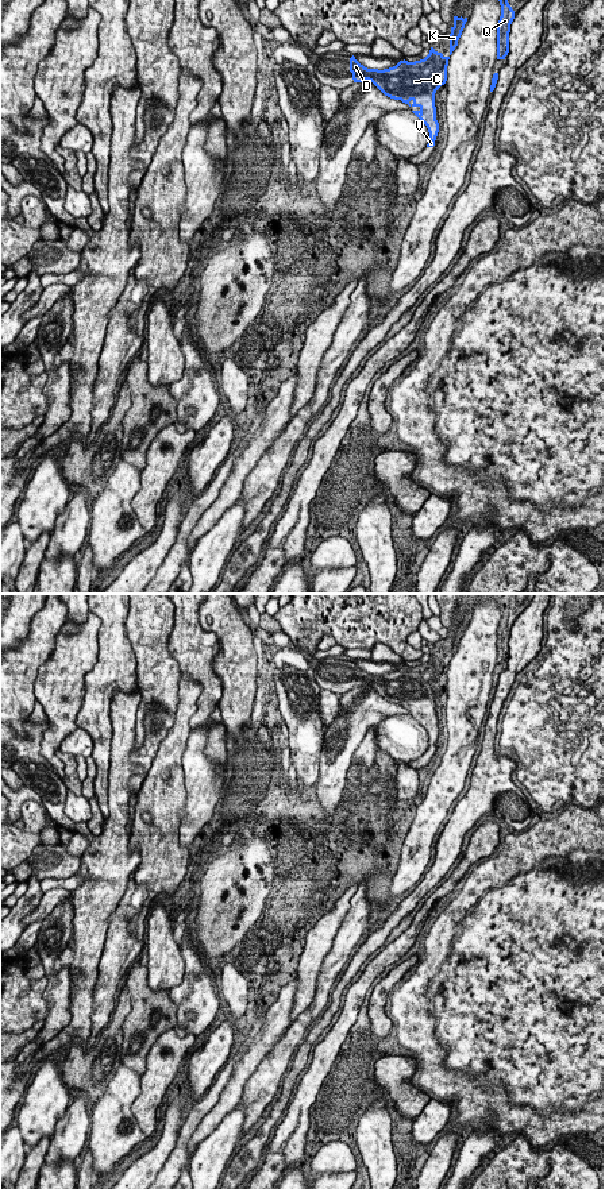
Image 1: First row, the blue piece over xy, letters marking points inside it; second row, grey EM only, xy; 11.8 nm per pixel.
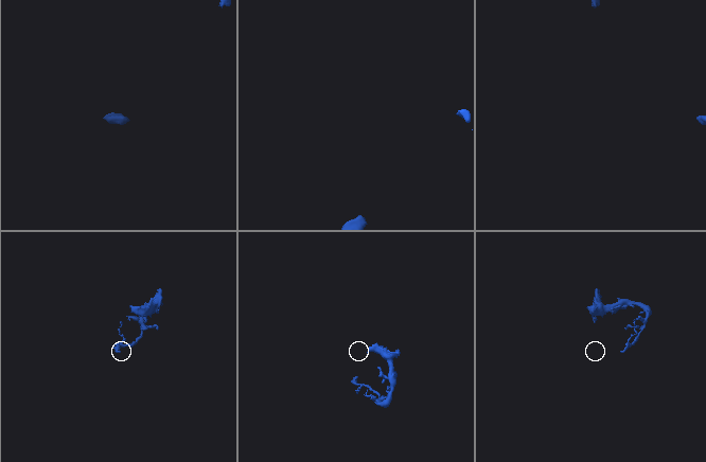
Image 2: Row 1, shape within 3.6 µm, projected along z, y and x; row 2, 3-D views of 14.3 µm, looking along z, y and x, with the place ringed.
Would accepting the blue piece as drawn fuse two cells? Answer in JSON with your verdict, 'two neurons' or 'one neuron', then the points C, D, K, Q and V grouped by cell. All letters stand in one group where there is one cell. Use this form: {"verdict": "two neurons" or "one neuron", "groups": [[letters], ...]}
{"verdict": "one neuron", "groups": [["C", "D", "K", "Q", "V"]]}

